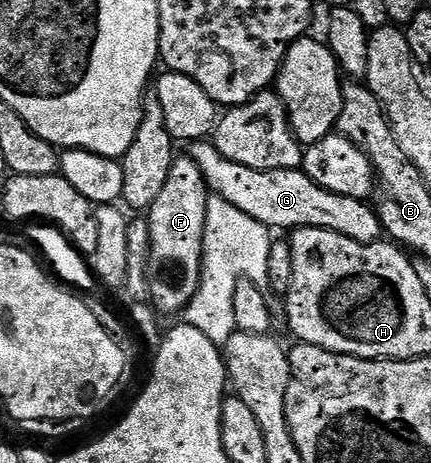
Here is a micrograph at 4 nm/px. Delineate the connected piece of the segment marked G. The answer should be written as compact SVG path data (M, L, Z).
M211 140L190 143L189 156L197 164L197 168L201 168L201 176L205 176L208 191L214 197L229 200L233 208L241 208L245 216L253 216L253 220L272 231L291 232L301 226L312 226L332 230L358 242L377 242L384 237L385 231L374 205L361 198L341 196L337 192L321 188L302 169L245 168L245 164L233 164L233 160L221 156Z

